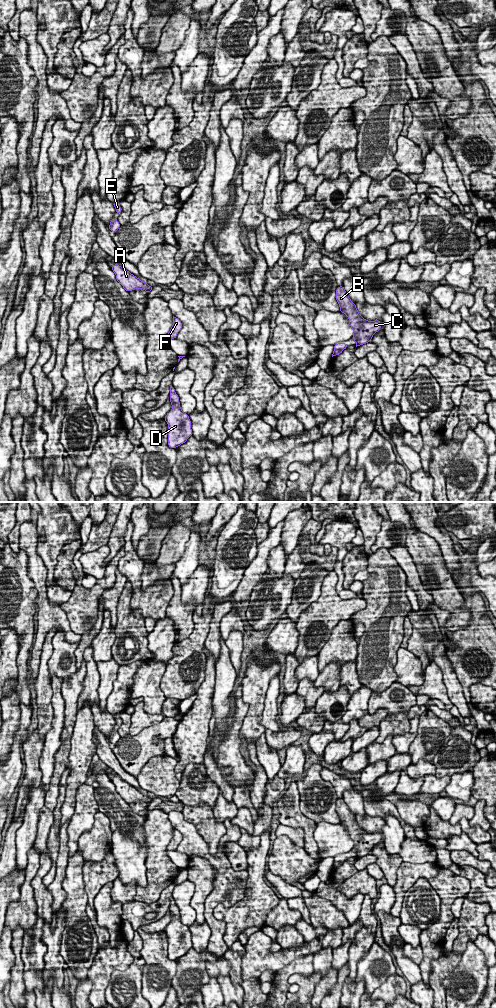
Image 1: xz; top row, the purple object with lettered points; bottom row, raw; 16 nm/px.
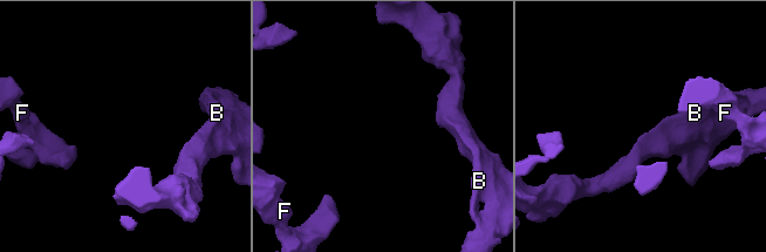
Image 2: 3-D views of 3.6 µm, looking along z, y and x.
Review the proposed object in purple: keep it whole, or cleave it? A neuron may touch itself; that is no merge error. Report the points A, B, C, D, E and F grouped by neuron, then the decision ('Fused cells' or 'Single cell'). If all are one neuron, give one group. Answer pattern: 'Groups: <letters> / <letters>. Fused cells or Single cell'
Groups: A B C D E F. Single cell

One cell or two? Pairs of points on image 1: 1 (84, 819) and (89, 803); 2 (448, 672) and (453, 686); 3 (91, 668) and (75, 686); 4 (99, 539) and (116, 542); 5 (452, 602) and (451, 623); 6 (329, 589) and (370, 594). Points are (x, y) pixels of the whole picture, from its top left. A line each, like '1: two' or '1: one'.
1: one
2: one
3: two
4: two
5: one
6: two

